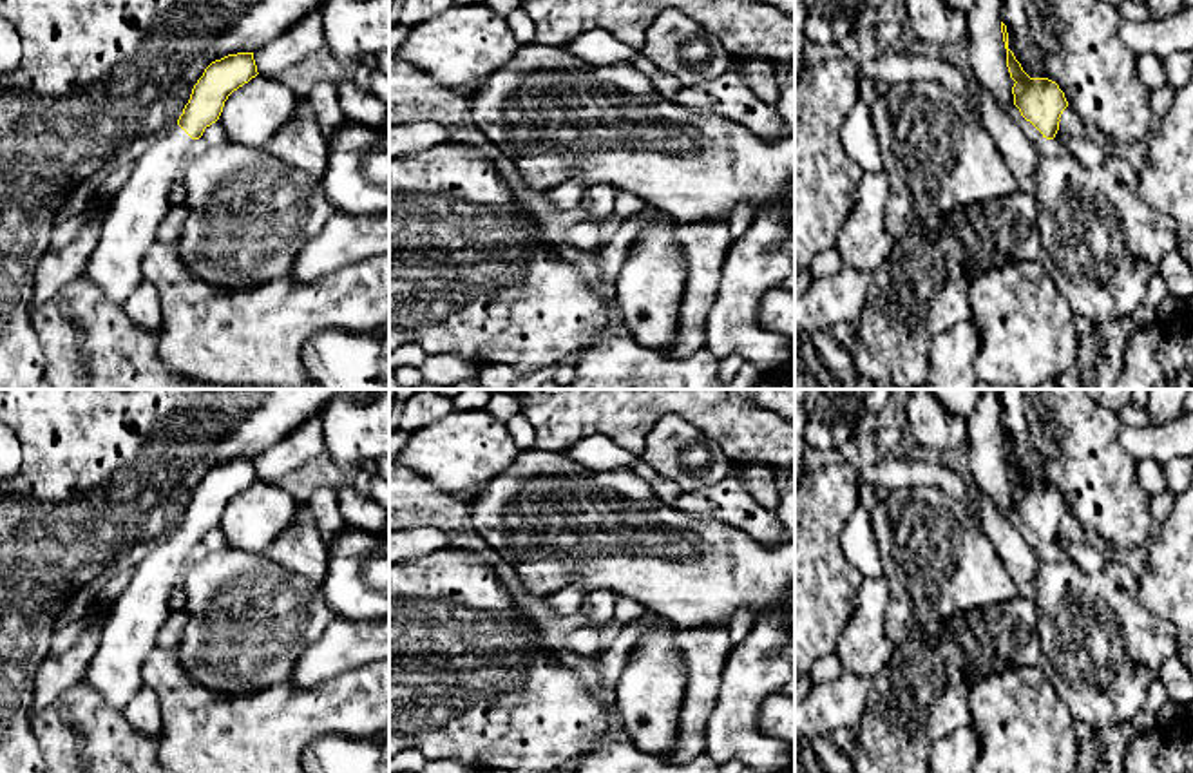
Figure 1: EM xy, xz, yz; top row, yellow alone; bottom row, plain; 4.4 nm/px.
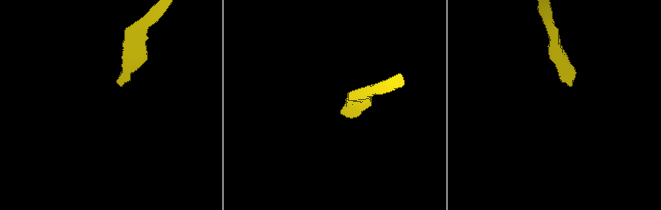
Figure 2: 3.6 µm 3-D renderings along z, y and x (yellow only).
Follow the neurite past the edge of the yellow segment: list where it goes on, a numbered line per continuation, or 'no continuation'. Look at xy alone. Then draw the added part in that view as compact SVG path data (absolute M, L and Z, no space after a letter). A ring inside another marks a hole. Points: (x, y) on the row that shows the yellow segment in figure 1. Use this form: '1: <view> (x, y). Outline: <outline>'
1: xy (129, 229). Outline: M170 125L145 152L107 206L85 277L114 304L125 306L143 279L143 259L157 243L157 228L170 210L168 196L181 176L192 138Z

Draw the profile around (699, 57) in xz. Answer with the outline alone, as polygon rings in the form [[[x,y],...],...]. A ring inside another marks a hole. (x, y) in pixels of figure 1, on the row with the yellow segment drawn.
[[[663,9],[655,16],[641,52],[682,87],[713,81],[733,62],[719,38],[679,9]]]

